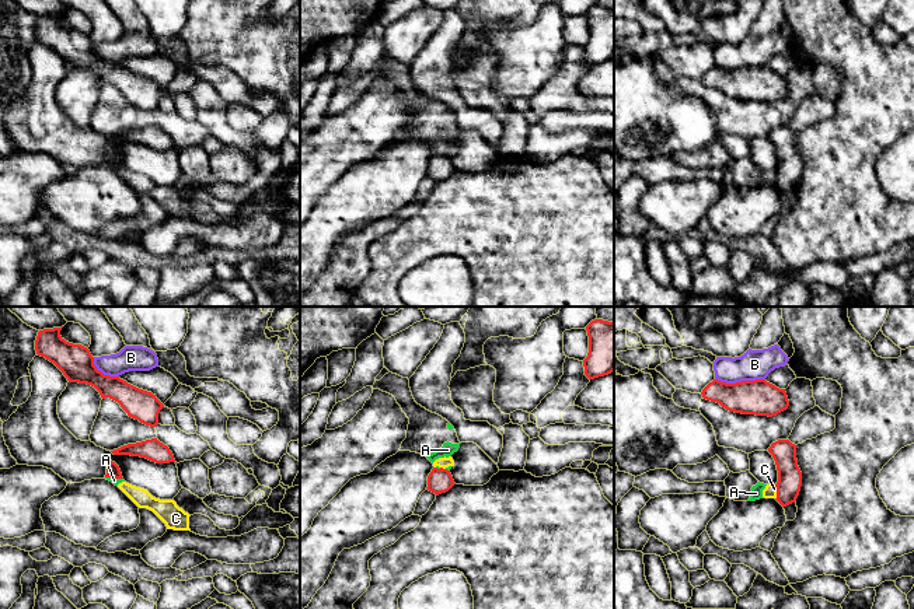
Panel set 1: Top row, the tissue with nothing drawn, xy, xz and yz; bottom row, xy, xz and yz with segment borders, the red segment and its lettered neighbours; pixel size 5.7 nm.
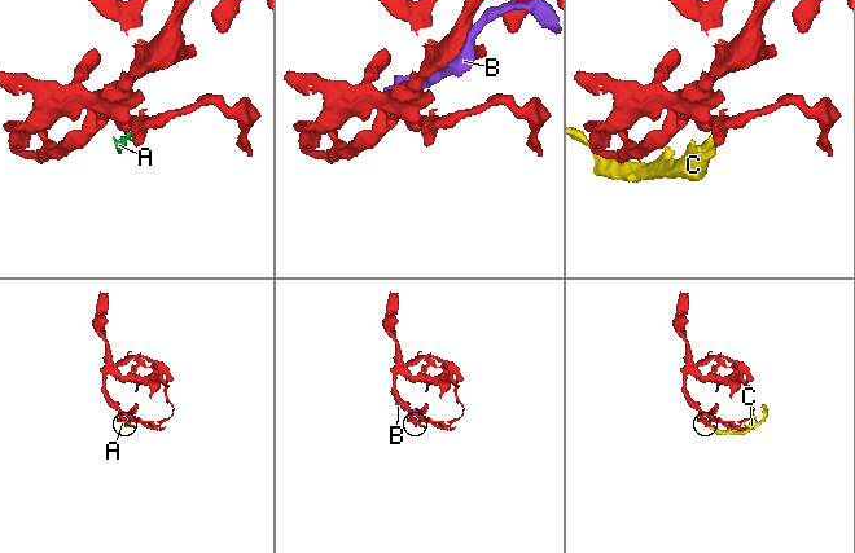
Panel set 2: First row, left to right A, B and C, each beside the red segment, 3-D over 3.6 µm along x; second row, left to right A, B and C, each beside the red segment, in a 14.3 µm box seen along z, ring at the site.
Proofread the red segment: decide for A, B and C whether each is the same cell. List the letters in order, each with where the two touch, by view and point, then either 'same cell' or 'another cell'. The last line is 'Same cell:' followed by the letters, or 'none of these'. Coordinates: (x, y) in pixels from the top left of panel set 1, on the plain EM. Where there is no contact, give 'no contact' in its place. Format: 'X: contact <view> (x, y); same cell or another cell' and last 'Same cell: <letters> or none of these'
A: contact xy (114, 163); another cell
B: contact yz (740, 69); another cell
C: contact yz (777, 179); another cell
Same cell: none of these

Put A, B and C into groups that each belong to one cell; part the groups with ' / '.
A C / B

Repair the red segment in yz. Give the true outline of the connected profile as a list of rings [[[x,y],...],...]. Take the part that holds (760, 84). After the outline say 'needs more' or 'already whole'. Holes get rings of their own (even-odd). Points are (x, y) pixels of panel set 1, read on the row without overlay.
[[[765,66],[726,70],[709,69],[701,78],[702,84],[719,90],[729,98],[756,102],[777,102],[789,92],[785,76]]]; already whole

